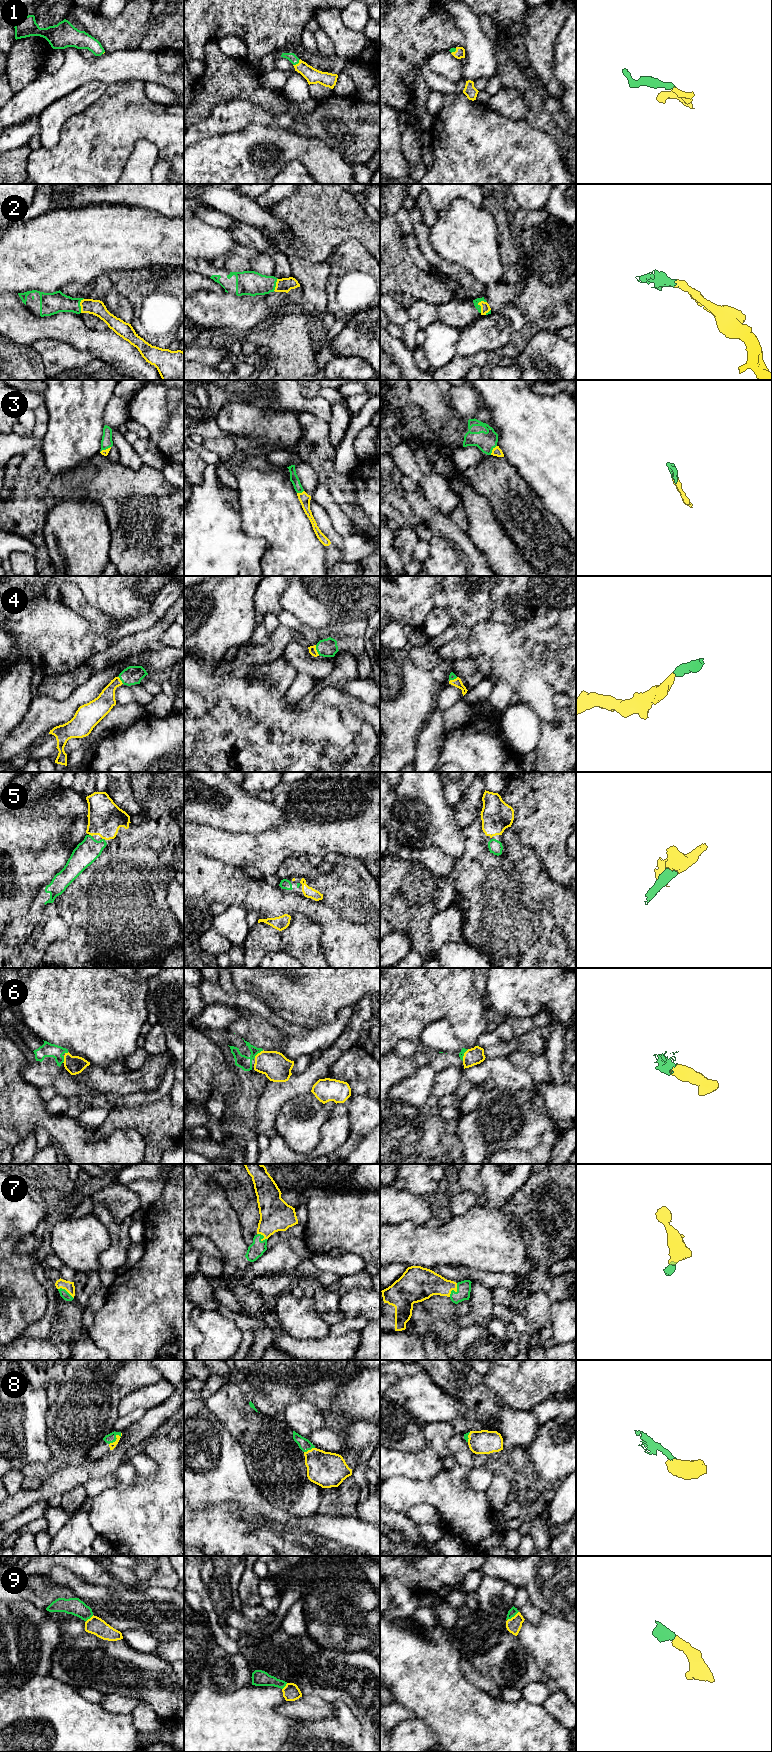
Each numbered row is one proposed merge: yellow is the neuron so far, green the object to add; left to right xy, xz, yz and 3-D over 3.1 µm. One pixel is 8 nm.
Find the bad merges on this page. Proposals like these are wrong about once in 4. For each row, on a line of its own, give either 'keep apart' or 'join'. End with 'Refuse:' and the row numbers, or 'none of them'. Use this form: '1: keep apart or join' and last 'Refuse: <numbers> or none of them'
1: join
2: join
3: join
4: join
5: join
6: join
7: join
8: join
9: join
Refuse: none of them

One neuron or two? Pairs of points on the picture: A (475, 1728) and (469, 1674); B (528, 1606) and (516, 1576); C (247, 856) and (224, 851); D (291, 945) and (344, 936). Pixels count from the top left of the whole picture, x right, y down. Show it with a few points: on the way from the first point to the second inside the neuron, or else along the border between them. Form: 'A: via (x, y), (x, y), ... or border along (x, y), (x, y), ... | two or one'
A: border along (459, 1660), (462, 1674), (490, 1694) | two
B: border along (517, 1587), (525, 1590), (535, 1607) | two
C: via (241, 851), (230, 851) | one
D: border along (309, 919), (320, 926), (320, 949), (325, 957) | two

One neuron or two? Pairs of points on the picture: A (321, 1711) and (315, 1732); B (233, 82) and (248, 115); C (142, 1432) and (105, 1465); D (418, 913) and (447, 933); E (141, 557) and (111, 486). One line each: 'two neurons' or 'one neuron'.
A: two neurons
B: two neurons
C: one neuron
D: two neurons
E: one neuron

